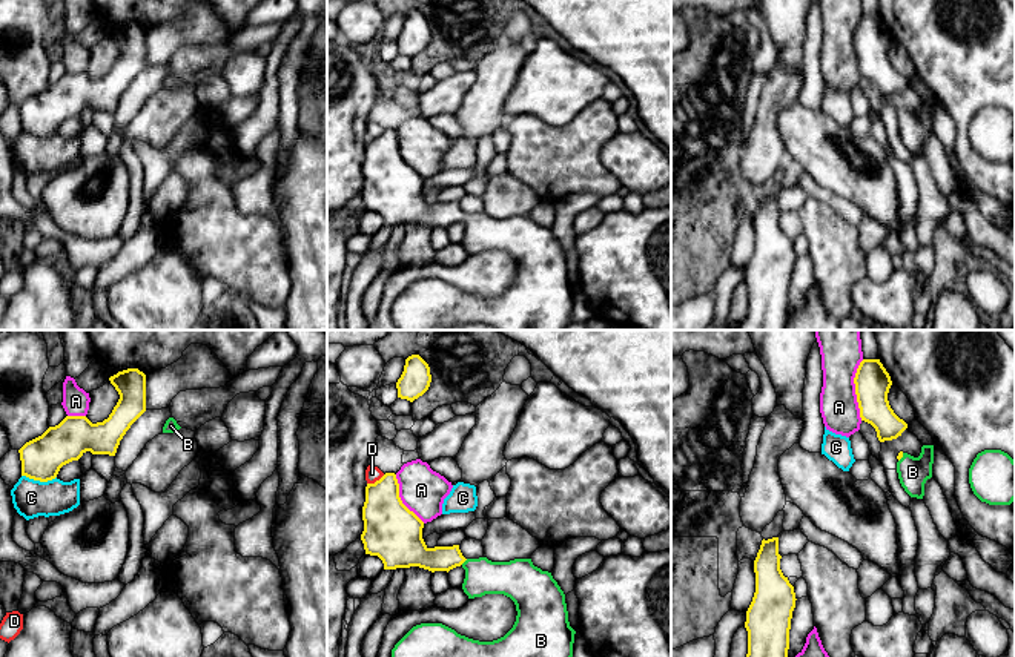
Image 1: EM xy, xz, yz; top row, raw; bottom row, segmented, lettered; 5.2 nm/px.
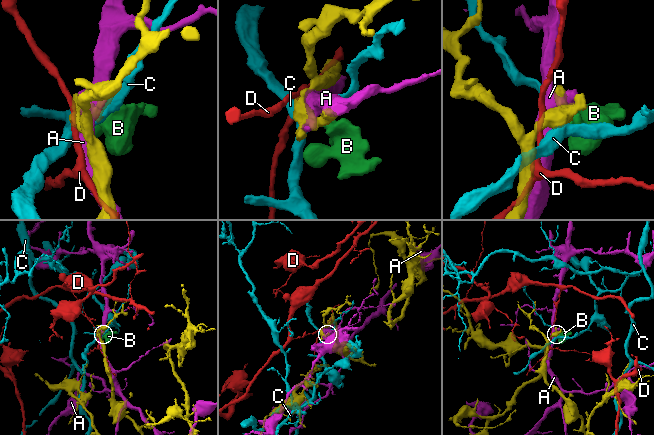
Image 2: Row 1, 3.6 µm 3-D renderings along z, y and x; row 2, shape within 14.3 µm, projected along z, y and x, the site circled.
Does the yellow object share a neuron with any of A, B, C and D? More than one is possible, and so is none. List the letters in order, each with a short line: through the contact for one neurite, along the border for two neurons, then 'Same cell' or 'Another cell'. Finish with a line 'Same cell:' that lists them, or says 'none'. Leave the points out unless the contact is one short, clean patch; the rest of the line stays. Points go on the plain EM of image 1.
A: Another cell
B: Line: xz (439, 214), (464, 217), (482, 232). Same cell
C: Another cell
D: Another cell
Same cell: B

